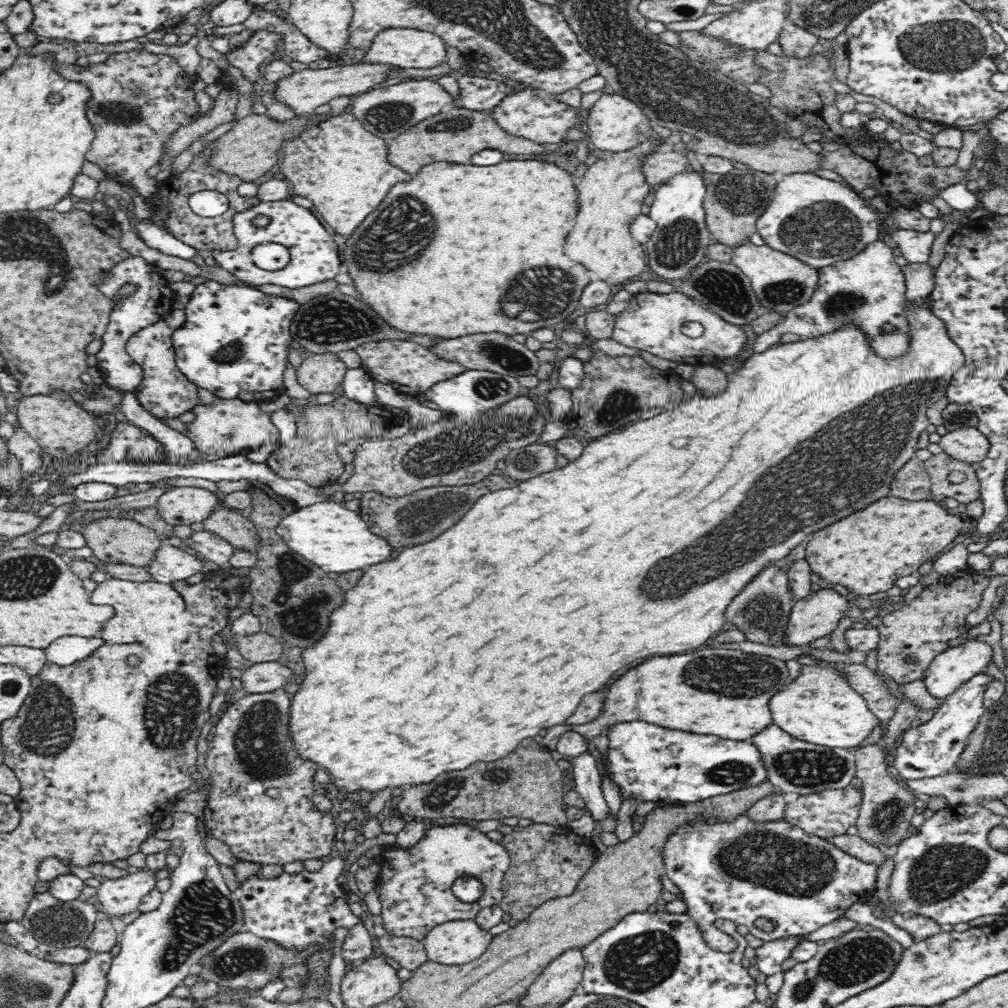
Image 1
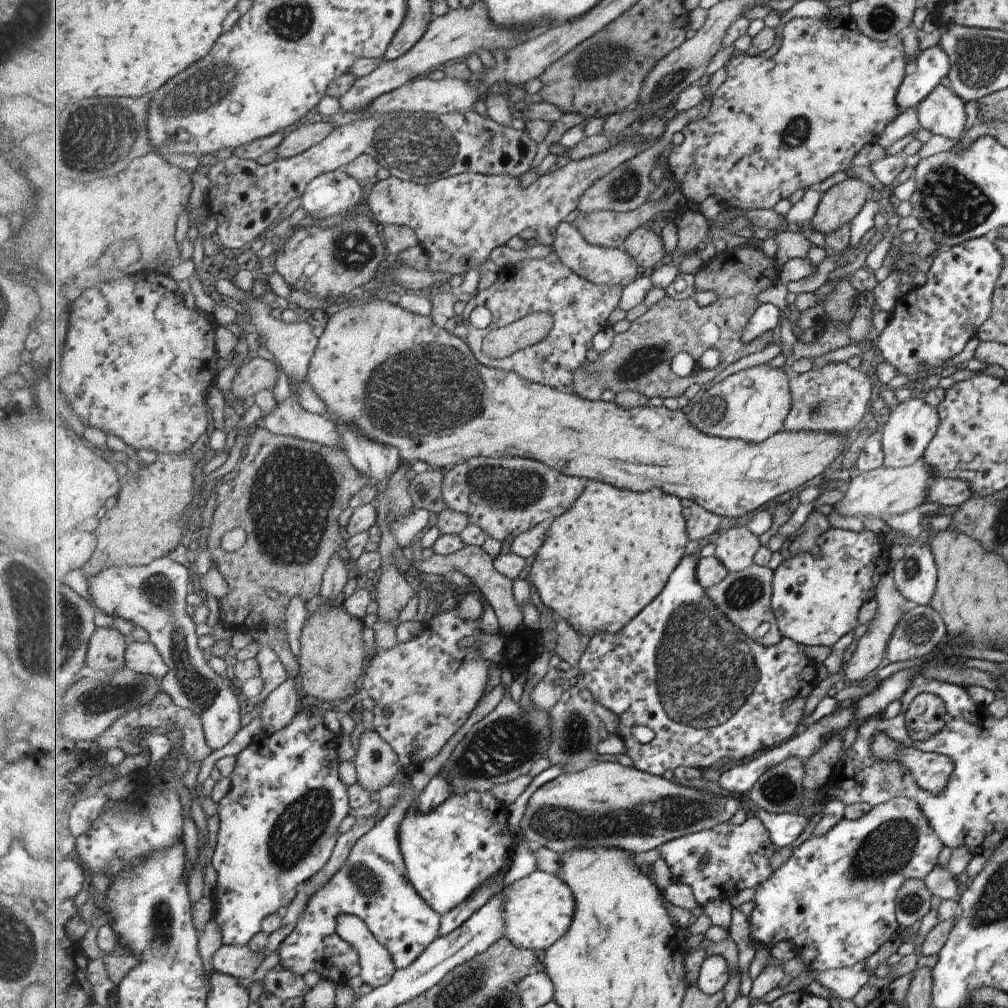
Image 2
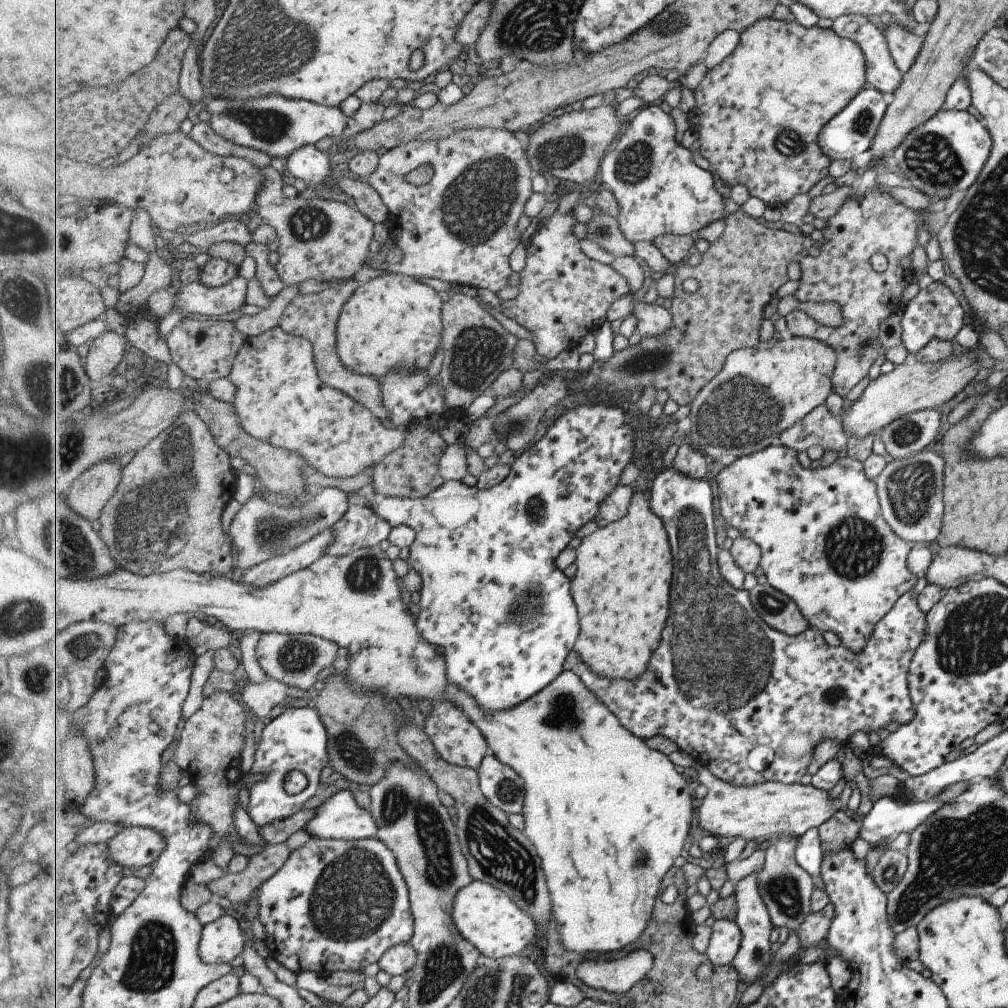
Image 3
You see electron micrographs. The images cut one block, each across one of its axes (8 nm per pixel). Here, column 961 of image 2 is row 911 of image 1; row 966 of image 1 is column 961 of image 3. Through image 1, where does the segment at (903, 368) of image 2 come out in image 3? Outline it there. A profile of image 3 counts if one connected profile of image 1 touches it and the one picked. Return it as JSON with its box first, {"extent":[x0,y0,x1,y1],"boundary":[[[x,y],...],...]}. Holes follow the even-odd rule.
{"extent":[901,281,963,355],"boundary":[[[933,281],[925,289],[917,292],[902,308],[901,344],[911,355],[933,339],[953,343],[955,334],[963,326],[963,310],[957,298],[940,281]]]}

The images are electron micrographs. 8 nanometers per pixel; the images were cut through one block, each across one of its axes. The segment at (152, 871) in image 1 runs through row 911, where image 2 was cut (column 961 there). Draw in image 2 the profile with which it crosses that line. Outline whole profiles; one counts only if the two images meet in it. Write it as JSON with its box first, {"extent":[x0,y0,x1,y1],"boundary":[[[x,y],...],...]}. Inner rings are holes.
{"extent":[916,84,965,140],"boundary":[[[937,84],[925,98],[918,102],[916,122],[921,129],[933,134],[939,134],[953,140],[959,138],[965,126],[965,110],[958,94]]]}

